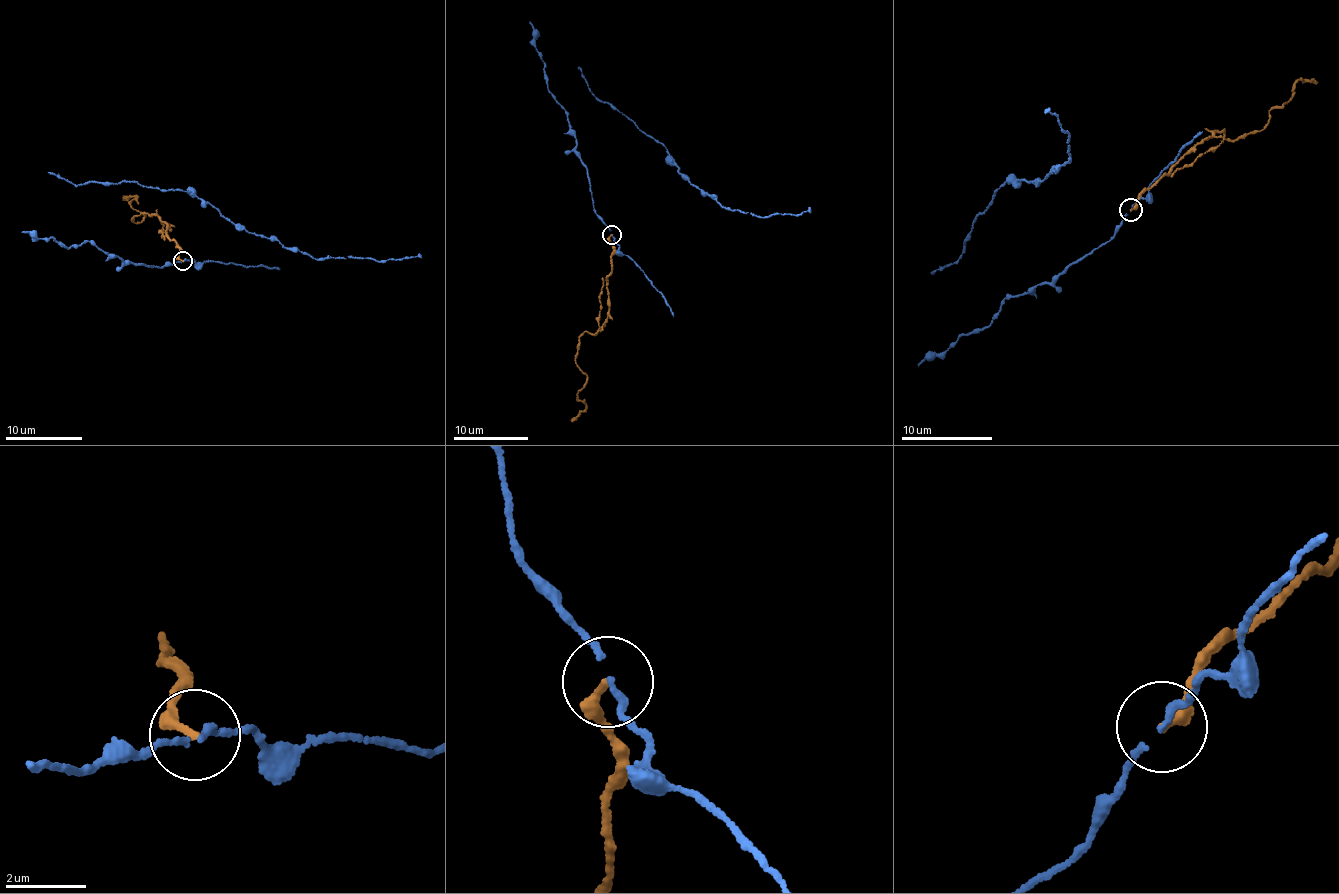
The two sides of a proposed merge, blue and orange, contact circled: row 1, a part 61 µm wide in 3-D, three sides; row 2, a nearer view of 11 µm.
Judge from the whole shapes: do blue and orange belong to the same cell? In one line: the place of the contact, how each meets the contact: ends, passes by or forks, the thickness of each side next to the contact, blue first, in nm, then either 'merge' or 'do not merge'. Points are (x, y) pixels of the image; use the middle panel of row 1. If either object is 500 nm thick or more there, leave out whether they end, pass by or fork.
place (611, 235); blue passes by; orange ends; calibres 140 and 180 nm; do not merge

